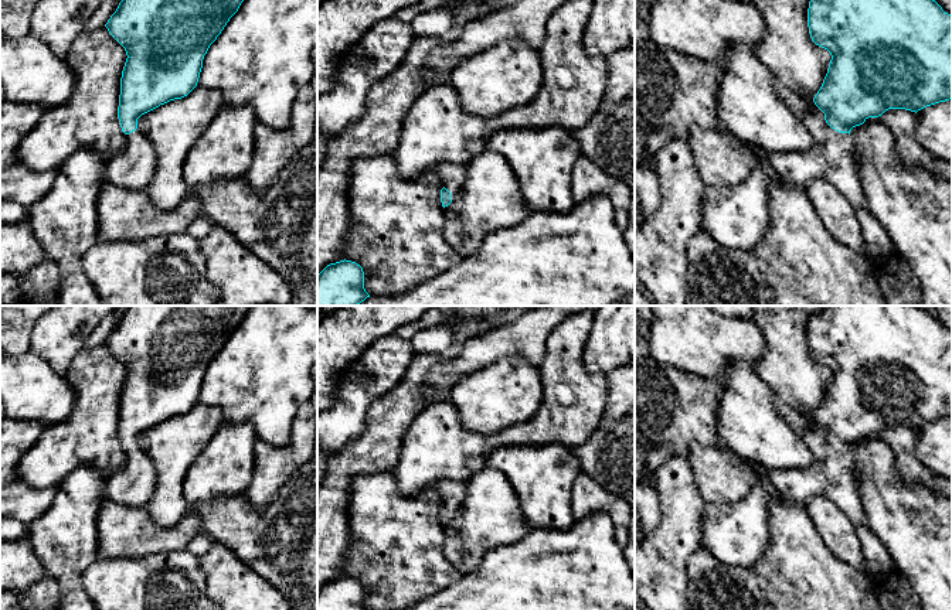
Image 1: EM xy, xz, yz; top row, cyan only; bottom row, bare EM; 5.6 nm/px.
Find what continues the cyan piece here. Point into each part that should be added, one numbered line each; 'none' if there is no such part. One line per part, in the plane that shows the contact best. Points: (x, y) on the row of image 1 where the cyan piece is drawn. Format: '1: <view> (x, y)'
1: yz (832, 156)

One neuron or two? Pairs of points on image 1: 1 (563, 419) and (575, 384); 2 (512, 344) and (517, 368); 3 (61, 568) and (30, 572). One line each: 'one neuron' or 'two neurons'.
1: one neuron
2: two neurons
3: two neurons

